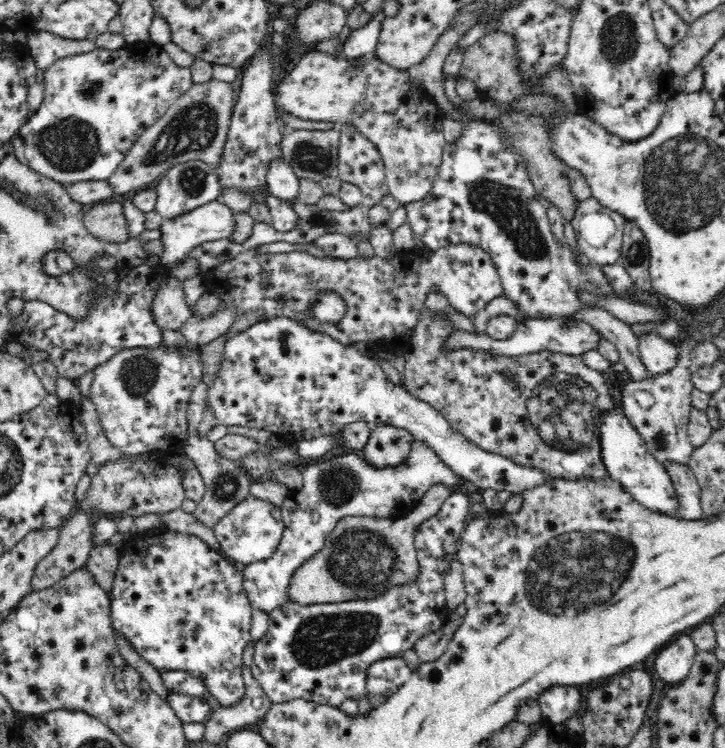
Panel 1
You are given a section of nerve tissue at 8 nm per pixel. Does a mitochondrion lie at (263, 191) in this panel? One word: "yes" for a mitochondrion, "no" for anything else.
no

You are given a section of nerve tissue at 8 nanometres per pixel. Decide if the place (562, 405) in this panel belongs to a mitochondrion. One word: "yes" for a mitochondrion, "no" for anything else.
yes

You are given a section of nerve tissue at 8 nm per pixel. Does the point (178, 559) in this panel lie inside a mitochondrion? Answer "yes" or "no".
no

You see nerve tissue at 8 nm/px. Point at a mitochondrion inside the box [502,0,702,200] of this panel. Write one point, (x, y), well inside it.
(619, 34)

